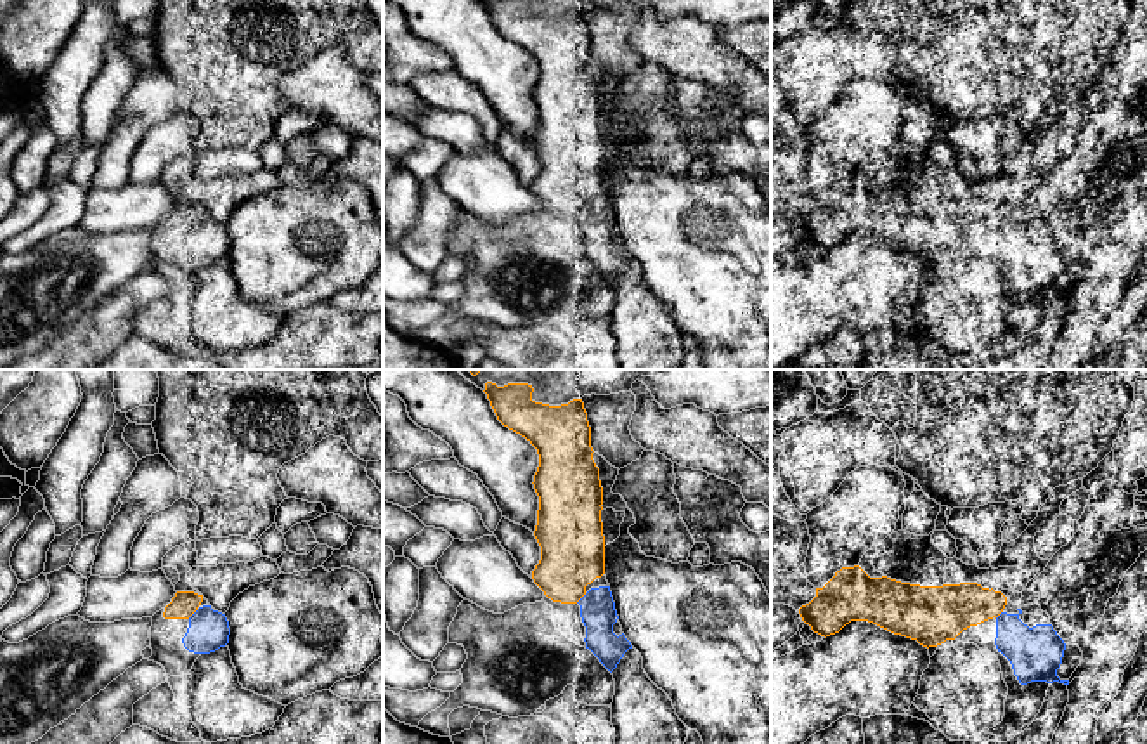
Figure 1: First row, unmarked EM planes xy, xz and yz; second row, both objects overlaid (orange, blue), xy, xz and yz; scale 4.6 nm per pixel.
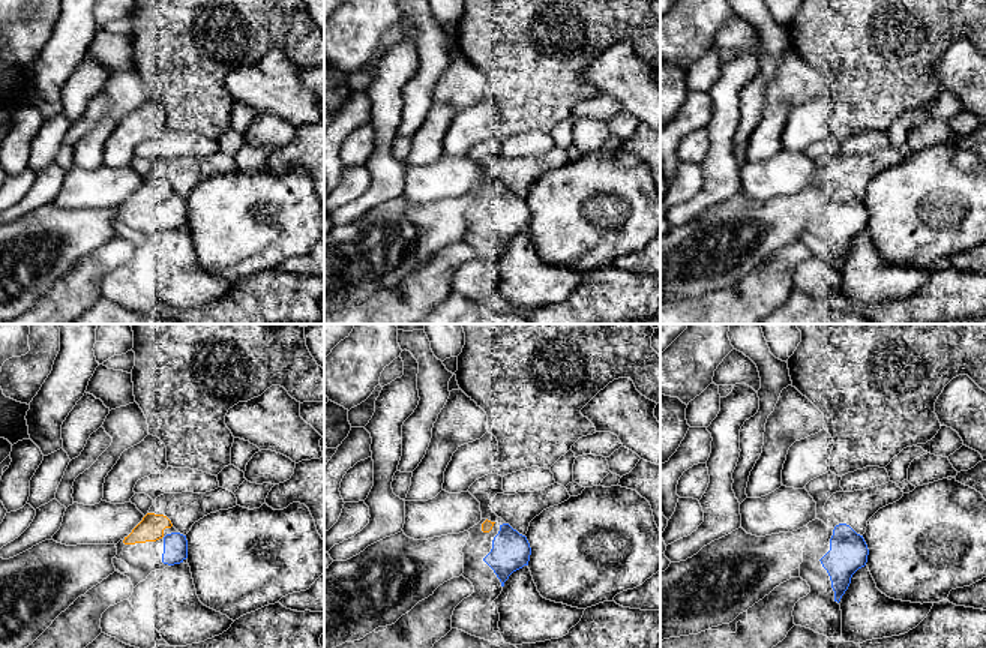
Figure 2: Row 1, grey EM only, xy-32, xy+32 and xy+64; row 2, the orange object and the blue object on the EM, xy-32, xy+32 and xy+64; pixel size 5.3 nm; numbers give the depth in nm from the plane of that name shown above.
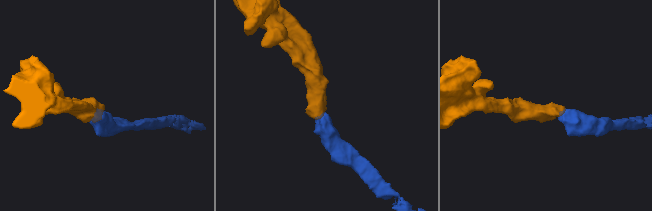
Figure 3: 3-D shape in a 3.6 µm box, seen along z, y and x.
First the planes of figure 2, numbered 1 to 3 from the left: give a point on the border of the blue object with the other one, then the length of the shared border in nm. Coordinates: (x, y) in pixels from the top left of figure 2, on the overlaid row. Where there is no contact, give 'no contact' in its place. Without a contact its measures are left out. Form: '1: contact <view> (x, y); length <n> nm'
1: no contact
2: no contact
3: no contact

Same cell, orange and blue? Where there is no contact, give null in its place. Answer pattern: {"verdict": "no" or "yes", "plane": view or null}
{"verdict": "yes", "plane": "xy"}

